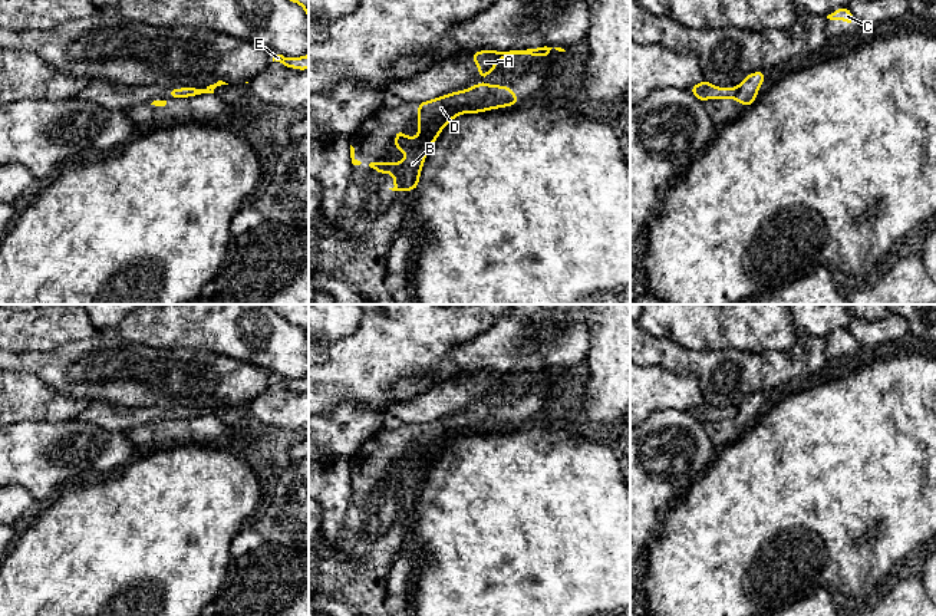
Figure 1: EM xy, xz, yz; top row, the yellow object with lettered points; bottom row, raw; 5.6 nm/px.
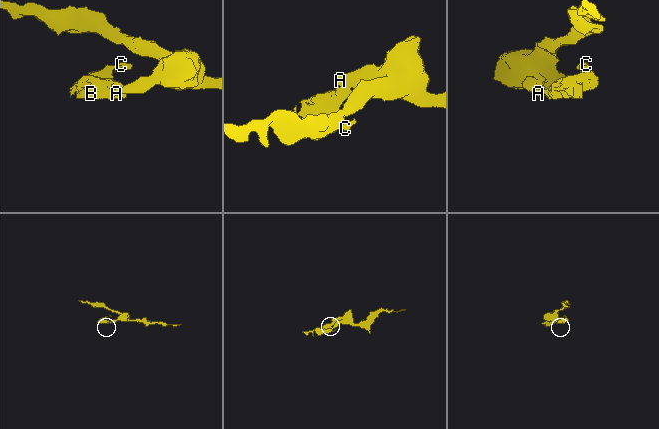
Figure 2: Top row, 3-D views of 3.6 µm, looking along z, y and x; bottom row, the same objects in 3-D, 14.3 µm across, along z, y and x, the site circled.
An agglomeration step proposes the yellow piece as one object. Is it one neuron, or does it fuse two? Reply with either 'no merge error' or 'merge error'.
merge error

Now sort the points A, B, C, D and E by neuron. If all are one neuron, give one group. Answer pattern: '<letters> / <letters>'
A E / B C D

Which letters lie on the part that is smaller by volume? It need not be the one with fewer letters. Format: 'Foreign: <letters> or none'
Foreign: B, C, D

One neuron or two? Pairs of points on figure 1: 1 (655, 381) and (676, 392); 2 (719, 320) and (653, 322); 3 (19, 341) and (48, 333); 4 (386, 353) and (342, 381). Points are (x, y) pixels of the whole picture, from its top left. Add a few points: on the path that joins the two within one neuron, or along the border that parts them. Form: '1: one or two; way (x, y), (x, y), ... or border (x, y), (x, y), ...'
1: one; way (661, 386), (665, 391), (671, 391)
2: one; way (704, 320), (669, 320)
3: one; way (26, 333), (40, 333)
4: one; way (375, 356), (362, 368), (353, 369)

